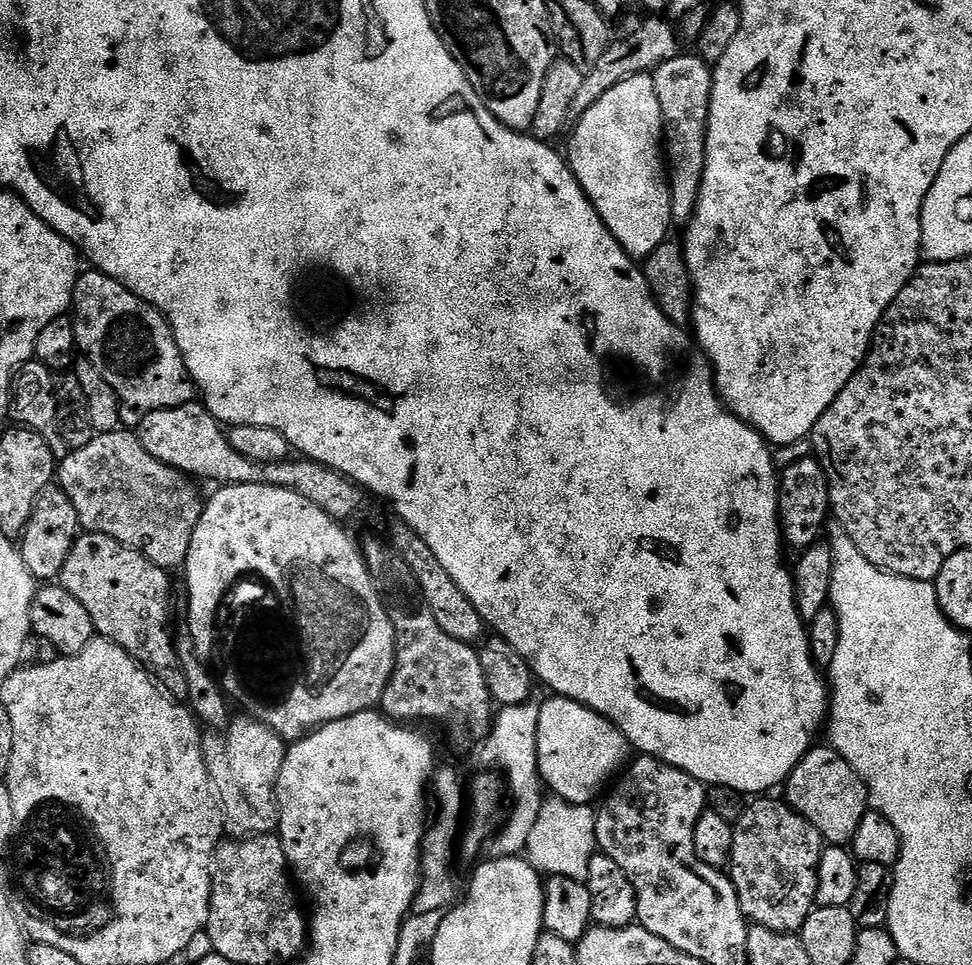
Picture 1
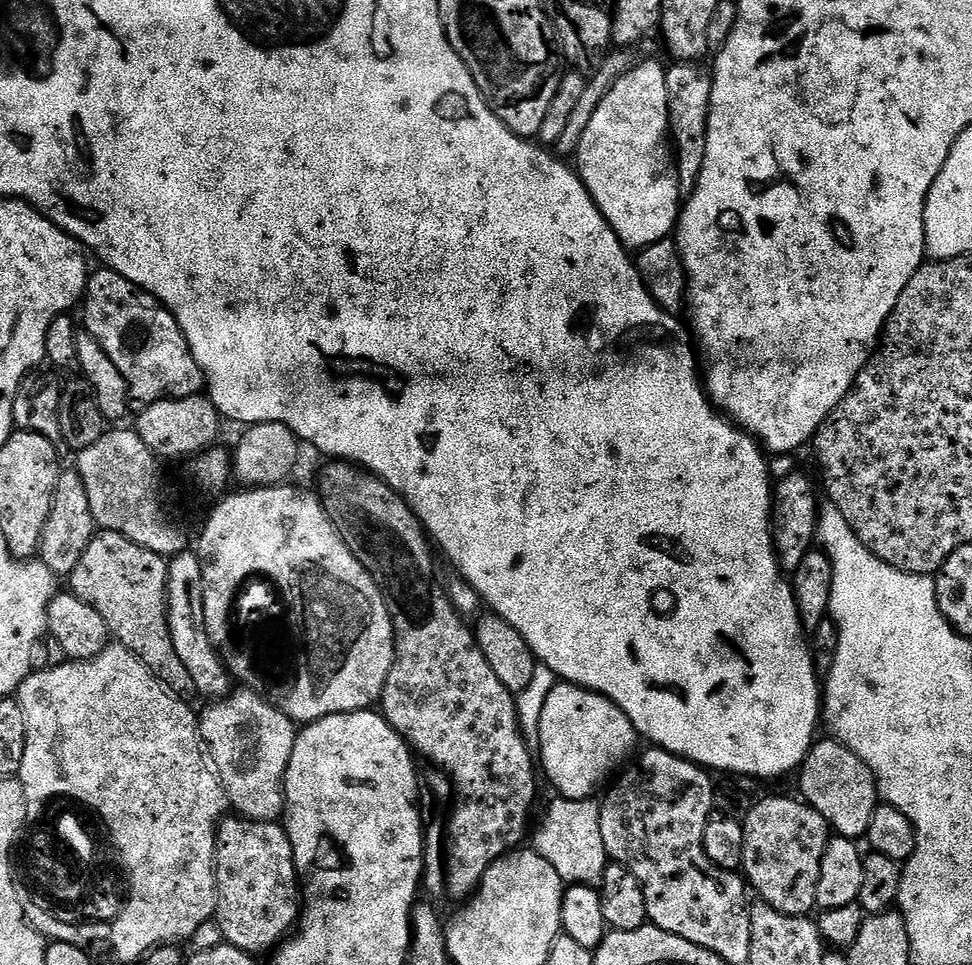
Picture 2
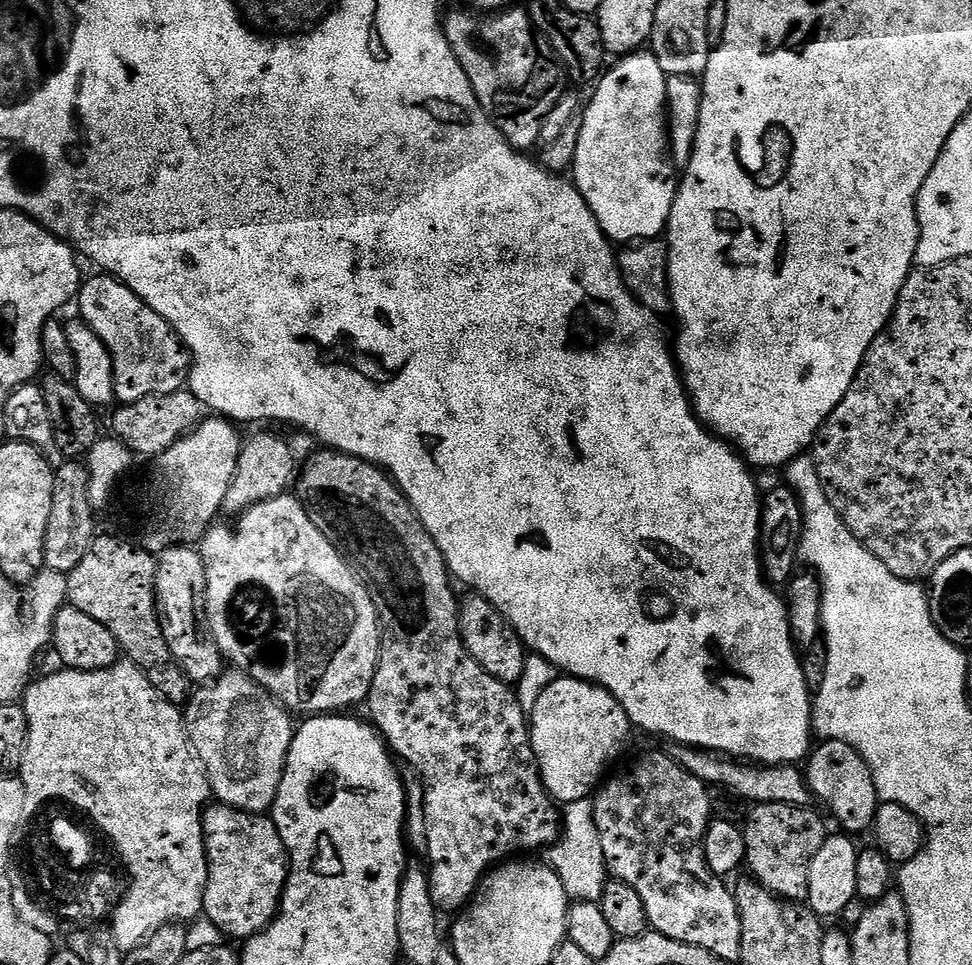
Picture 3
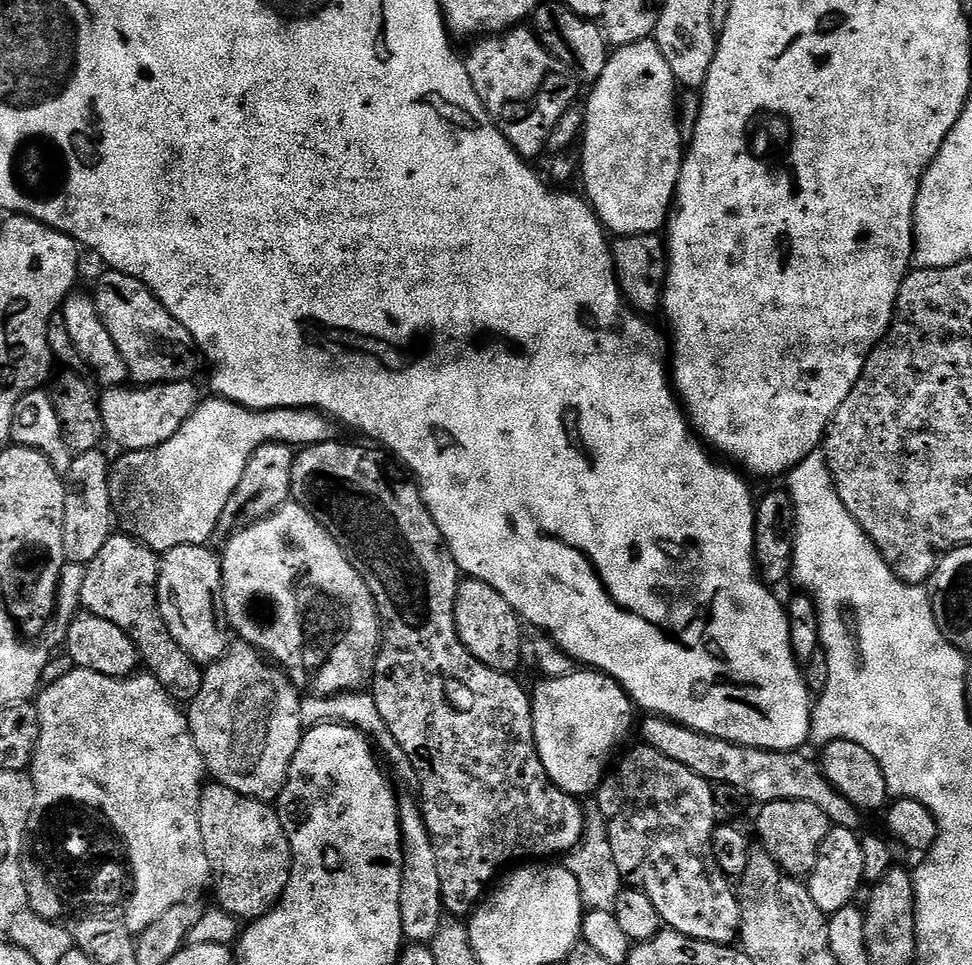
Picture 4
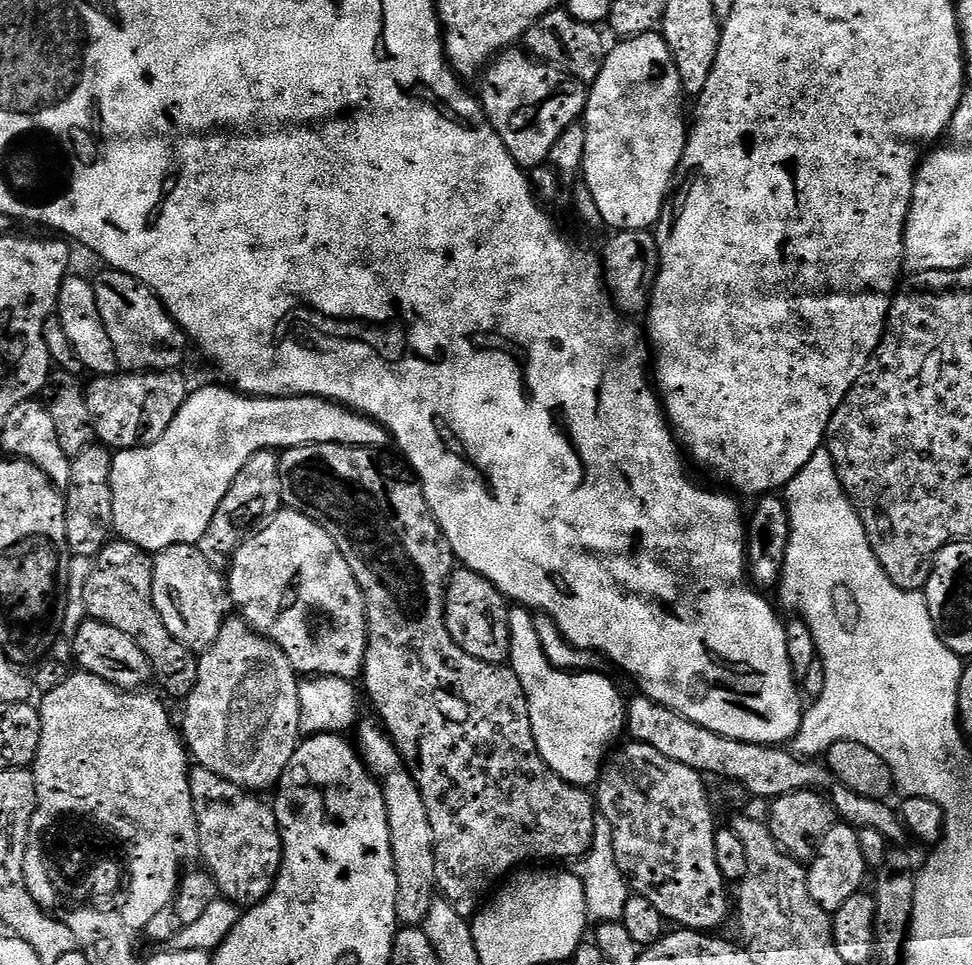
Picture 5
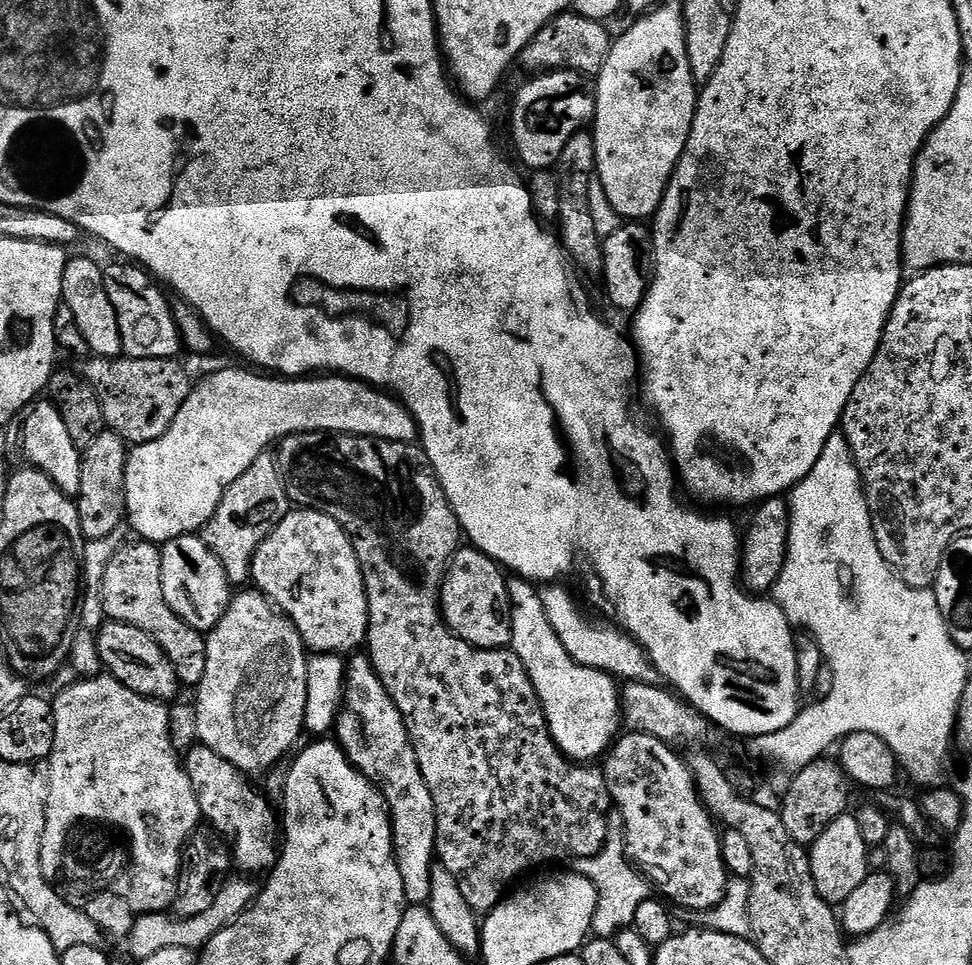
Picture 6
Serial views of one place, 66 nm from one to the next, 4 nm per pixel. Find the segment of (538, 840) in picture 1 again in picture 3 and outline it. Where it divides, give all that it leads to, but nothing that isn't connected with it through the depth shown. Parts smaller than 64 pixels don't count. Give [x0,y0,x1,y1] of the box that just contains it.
[546,799,610,902]

